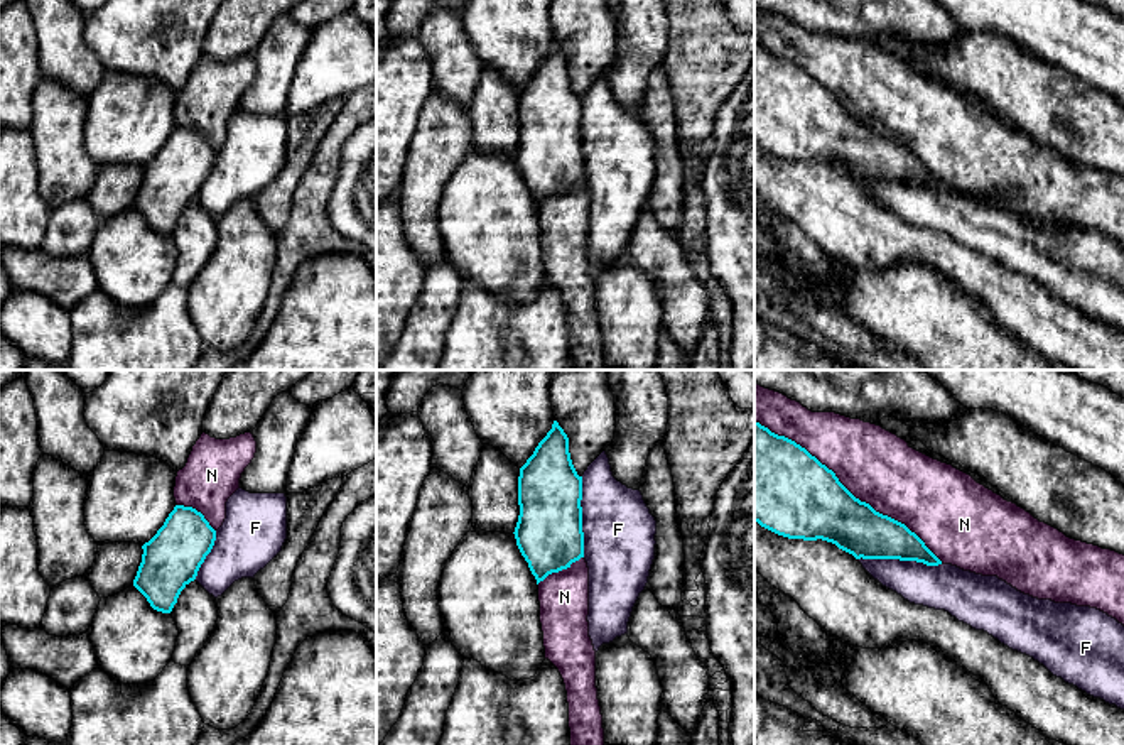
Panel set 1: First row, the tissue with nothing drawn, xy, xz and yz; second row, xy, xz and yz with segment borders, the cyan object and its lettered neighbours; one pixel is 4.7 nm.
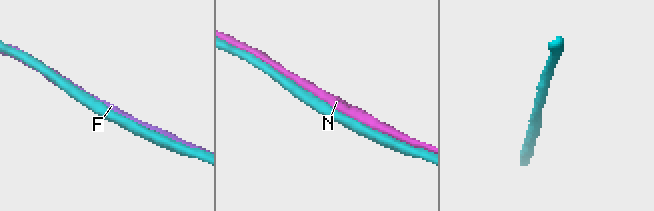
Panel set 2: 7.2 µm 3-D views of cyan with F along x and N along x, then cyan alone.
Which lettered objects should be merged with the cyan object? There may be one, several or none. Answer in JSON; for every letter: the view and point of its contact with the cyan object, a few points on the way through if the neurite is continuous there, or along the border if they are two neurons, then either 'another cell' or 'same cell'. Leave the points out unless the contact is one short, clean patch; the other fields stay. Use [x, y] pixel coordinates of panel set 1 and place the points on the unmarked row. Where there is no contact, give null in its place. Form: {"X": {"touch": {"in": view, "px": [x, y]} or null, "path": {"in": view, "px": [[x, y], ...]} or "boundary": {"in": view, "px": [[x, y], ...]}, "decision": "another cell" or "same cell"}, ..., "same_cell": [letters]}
{"F": {"touch": {"in": "yz", "px": [900, 181]}, "decision": "another cell"}, "N": {"touch": {"in": "yz", "px": [846, 110]}, "decision": "another cell"}, "same_cell": []}

